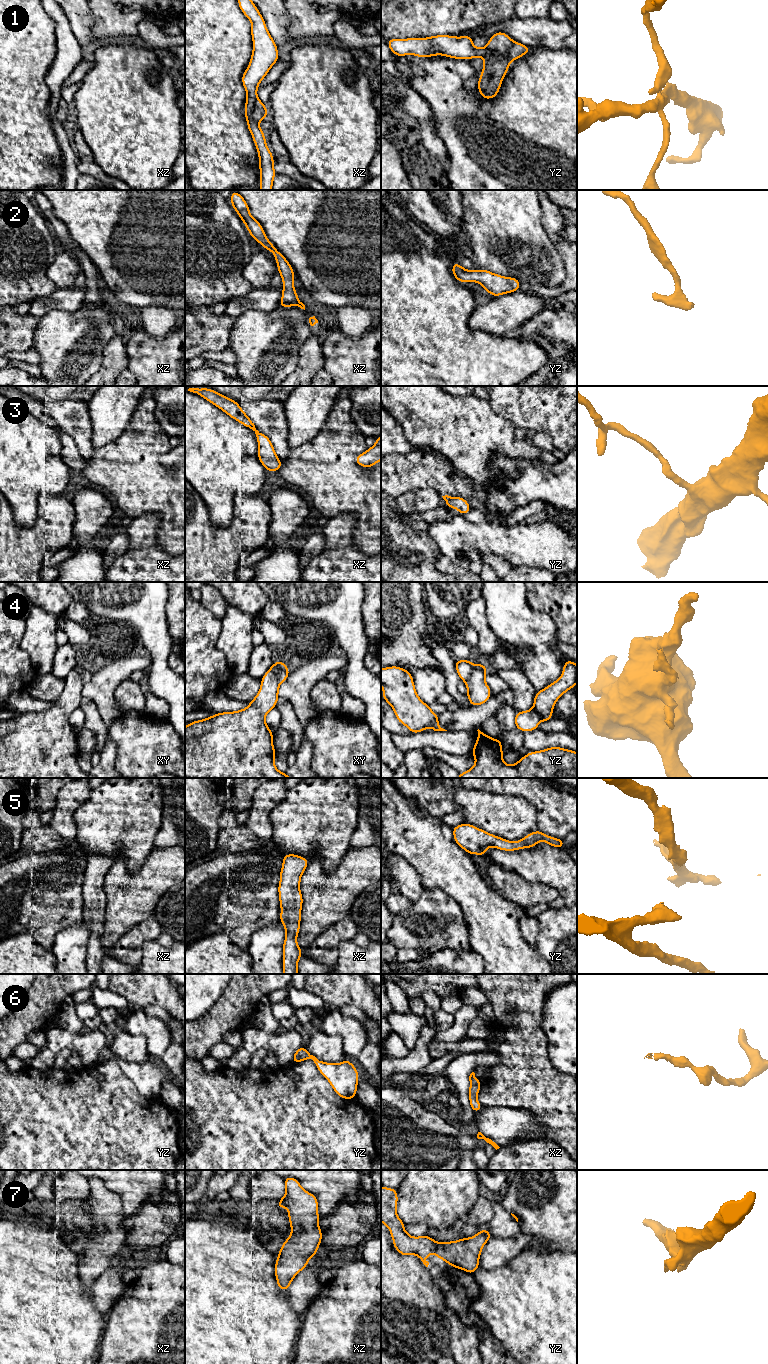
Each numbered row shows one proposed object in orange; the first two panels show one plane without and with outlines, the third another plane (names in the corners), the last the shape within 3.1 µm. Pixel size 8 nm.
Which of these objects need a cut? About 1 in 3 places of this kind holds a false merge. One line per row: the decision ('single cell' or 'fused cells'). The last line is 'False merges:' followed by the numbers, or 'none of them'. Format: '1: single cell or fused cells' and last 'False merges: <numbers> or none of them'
1: fused cells
2: single cell
3: single cell
4: fused cells
5: single cell
6: single cell
7: single cell
False merges: 1, 4

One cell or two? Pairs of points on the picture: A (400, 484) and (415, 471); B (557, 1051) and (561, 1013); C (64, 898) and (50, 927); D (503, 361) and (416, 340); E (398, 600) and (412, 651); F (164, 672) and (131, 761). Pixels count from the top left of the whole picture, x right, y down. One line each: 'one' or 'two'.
A: one
B: one
C: one
D: one
E: one
F: two

